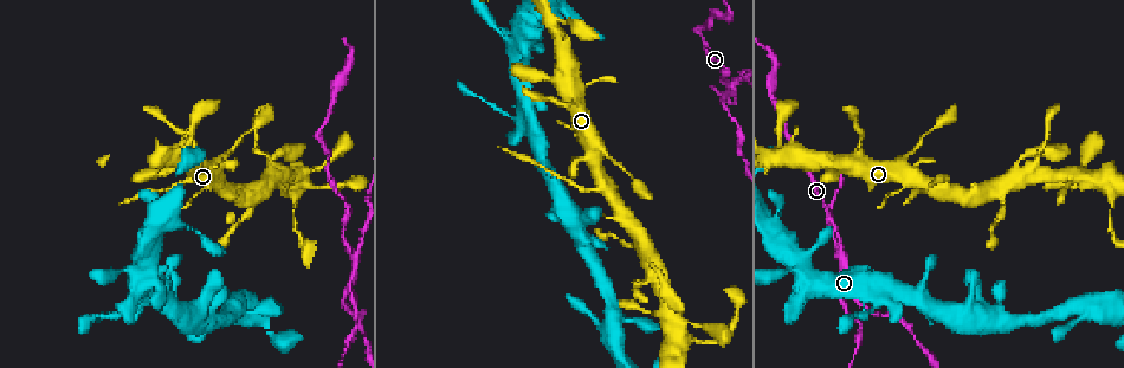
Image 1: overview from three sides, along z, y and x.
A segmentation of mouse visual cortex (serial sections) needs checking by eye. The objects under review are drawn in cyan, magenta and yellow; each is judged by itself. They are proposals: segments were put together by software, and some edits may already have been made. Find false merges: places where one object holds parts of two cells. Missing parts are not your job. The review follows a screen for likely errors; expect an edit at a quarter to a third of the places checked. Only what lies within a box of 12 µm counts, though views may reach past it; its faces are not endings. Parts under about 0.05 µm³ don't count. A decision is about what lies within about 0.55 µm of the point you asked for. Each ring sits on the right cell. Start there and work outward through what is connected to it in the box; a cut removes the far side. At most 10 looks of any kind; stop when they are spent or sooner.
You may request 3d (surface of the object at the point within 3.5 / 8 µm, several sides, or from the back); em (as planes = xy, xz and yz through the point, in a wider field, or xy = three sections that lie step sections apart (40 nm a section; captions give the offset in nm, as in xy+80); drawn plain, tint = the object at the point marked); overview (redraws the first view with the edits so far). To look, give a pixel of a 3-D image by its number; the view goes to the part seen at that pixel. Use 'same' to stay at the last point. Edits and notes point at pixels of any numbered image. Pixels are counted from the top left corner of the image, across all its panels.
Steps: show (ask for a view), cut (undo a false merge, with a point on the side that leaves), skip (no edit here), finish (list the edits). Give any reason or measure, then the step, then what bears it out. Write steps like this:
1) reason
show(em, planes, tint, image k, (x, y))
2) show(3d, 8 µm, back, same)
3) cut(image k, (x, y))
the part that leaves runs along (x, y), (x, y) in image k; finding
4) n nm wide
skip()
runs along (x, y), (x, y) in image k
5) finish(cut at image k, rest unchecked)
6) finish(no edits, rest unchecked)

three arms meet
show(3d, 3.5 µm, image 1, (227, 185))

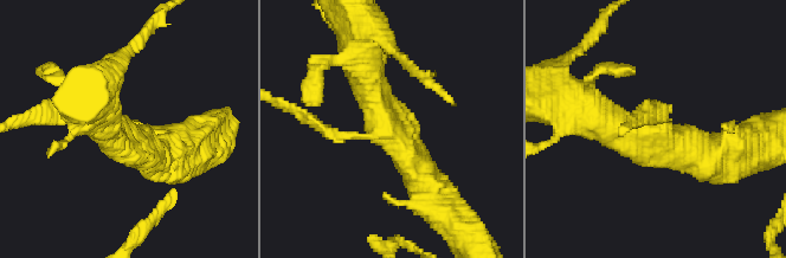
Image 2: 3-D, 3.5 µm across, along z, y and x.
3 arms; arms of 150, 450, 500 nm
show(em, xy, step 3, tint, image 2, (654, 130))

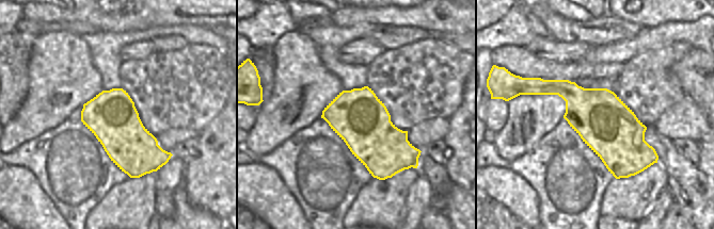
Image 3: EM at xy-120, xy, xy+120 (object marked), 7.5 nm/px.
420 nm wide
cut(image 2, (329, 135))
the part that leaves runs along (365, 135), (333, 135), (292, 110) in image 2; a second cell is stuck on

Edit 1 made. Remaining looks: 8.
show(overview)

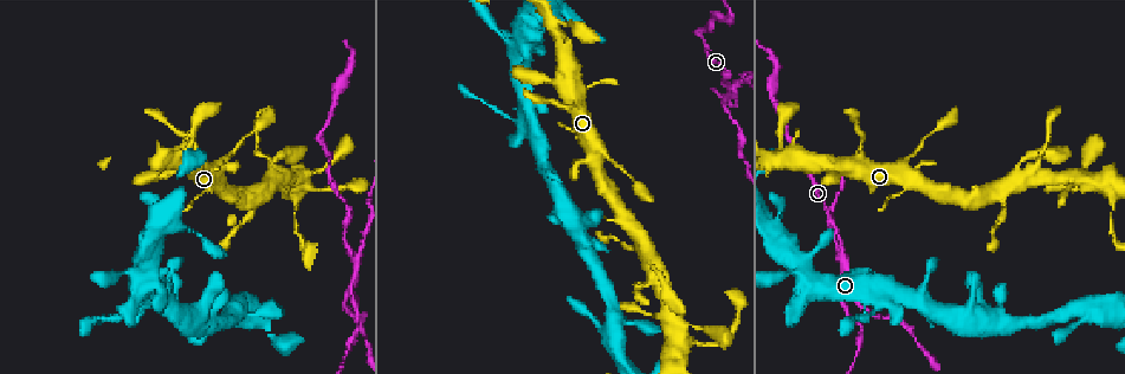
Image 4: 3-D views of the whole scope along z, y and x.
branch point
show(3d, 3.5 µm, image 4, (177, 157))

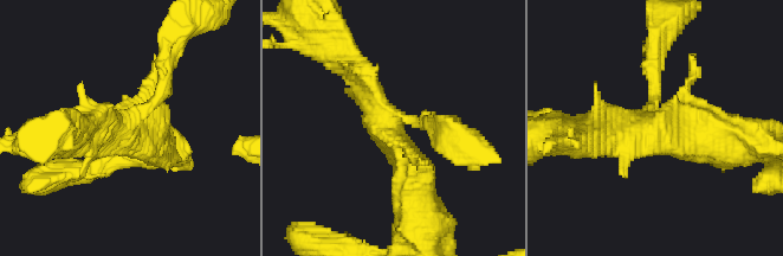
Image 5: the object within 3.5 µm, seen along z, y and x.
now the EM
show(em, xy, step 5, tint, image 5, (389, 124))

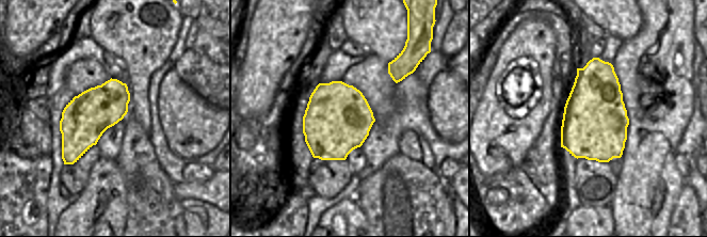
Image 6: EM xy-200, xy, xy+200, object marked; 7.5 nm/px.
show(em, xy, step 1, tint, same)

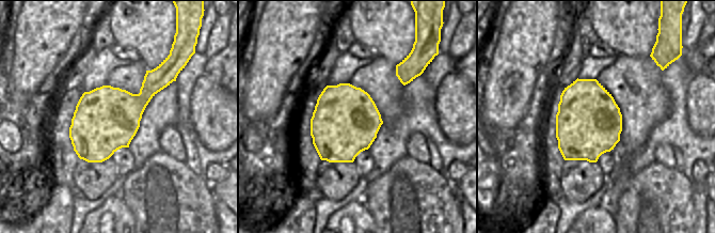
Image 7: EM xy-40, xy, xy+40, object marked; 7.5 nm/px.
skip()
runs along (723, 136), (653, 129), (653, 68) in image 5; continuous, no second cell

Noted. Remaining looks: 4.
three arms meet
show(3d, 3.5 µm, image 4, (731, 93))

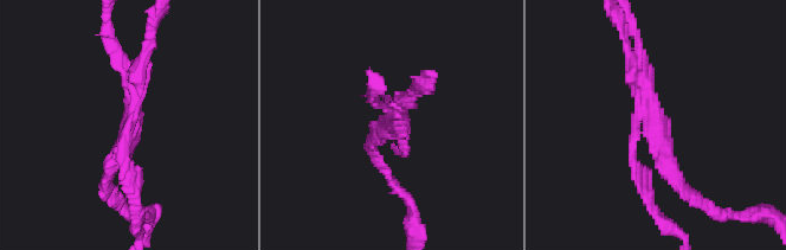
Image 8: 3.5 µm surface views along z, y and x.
show(em, xy, step 2, tint, image 8, (127, 121))

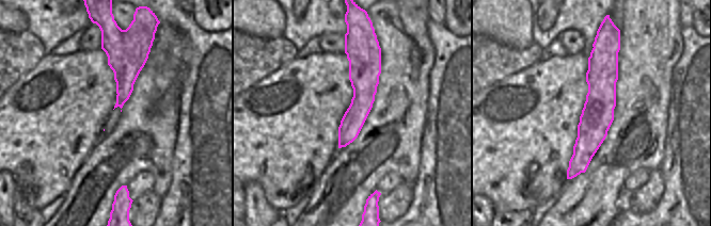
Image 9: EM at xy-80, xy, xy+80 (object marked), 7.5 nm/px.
3 arms; arms of 100, 150, 200 nm
cut(image 8, (624, 31))
a second cell is stuck on

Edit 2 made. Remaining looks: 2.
four-way junction
show(3d, 3.5 µm, image 4, (678, 324))

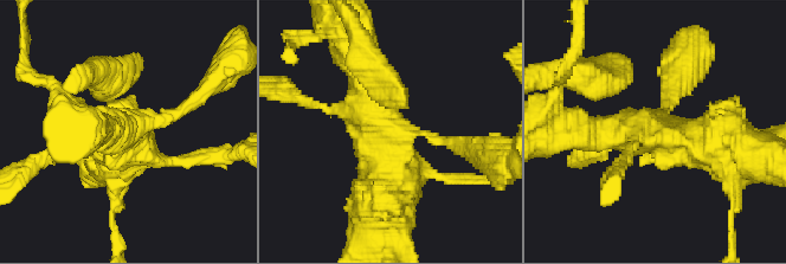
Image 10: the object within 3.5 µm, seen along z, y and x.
show(em, planes, tint, image 10, (130, 122))

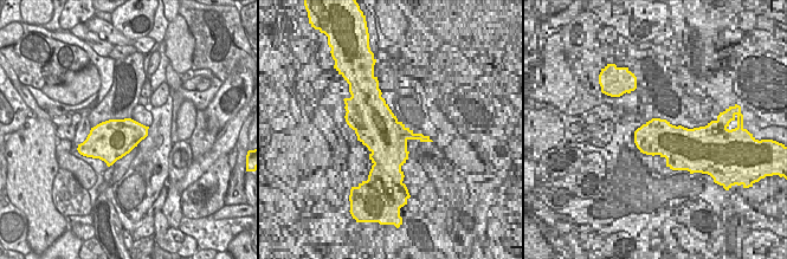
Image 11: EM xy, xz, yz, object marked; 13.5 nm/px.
550 nm wide
skip()
runs along (353, 56), (386, 156), (386, 201) in image 10; all the same cell

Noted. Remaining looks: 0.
finish(cut at image 2, cut at image 8, rest unchecked)

